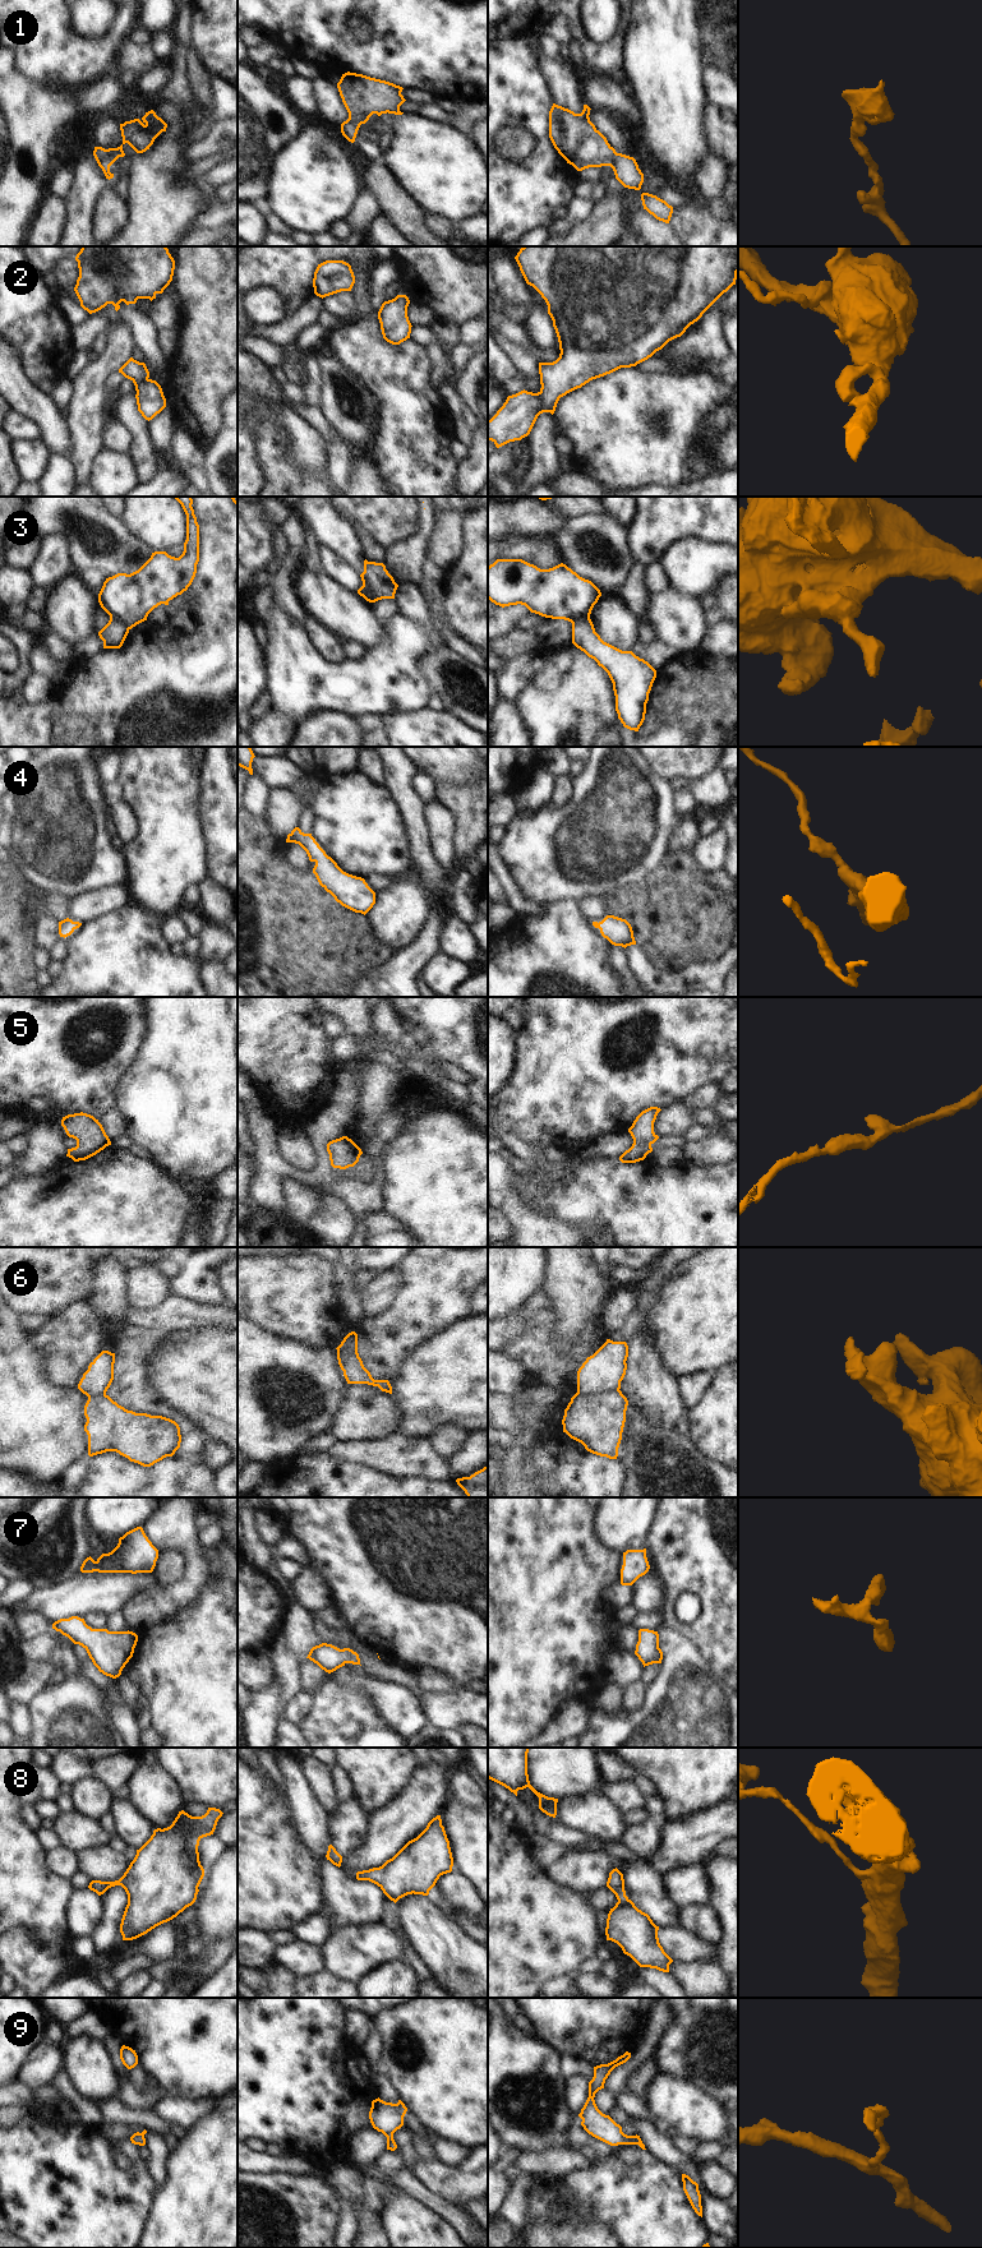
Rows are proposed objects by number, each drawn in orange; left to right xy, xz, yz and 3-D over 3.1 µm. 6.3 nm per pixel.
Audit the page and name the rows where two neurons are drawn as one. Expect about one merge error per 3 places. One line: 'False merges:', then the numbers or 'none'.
False merges: 3, 6

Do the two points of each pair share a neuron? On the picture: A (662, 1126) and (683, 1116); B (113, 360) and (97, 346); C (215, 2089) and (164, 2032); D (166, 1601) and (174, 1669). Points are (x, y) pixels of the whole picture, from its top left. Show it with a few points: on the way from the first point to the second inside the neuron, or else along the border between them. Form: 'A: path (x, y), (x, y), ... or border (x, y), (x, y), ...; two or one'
A: path (667, 1125), (678, 1118); one
B: border (105, 333), (105, 347), (93, 355); two
C: path (206, 2075), (178, 2046); one
D: border (193, 1601), (180, 1606), (169, 1618), (141, 1630); two

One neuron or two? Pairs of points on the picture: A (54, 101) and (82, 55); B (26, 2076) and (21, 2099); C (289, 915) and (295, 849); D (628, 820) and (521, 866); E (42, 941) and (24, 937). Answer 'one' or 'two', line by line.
A: two
B: two
C: two
D: one
E: two

